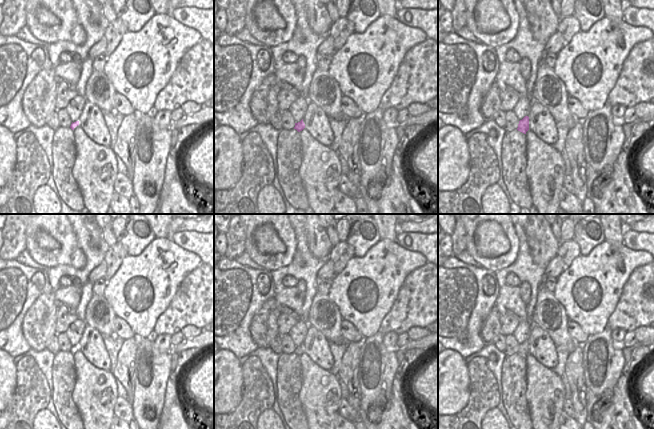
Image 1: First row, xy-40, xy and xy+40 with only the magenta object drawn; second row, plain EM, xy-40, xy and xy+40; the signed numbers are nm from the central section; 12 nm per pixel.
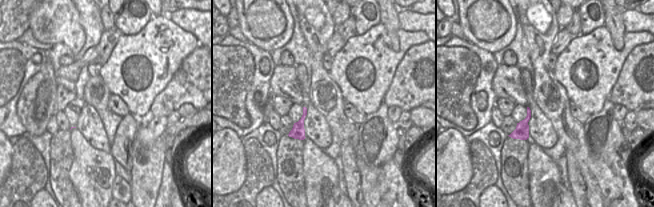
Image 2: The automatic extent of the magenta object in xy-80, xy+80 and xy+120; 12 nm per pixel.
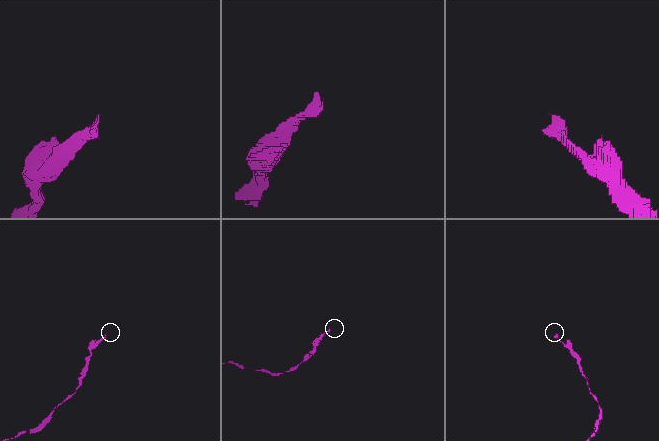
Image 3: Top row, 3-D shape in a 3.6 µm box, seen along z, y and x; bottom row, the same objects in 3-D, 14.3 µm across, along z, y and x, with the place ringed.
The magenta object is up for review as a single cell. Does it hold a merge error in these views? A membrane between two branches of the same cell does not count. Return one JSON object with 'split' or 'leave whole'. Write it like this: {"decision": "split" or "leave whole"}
{"decision": "split"}

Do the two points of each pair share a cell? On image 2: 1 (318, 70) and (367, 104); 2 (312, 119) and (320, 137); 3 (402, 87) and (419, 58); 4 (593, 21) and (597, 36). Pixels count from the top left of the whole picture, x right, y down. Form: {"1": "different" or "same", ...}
{"1": "different", "2": "same", "3": "same", "4": "different"}

